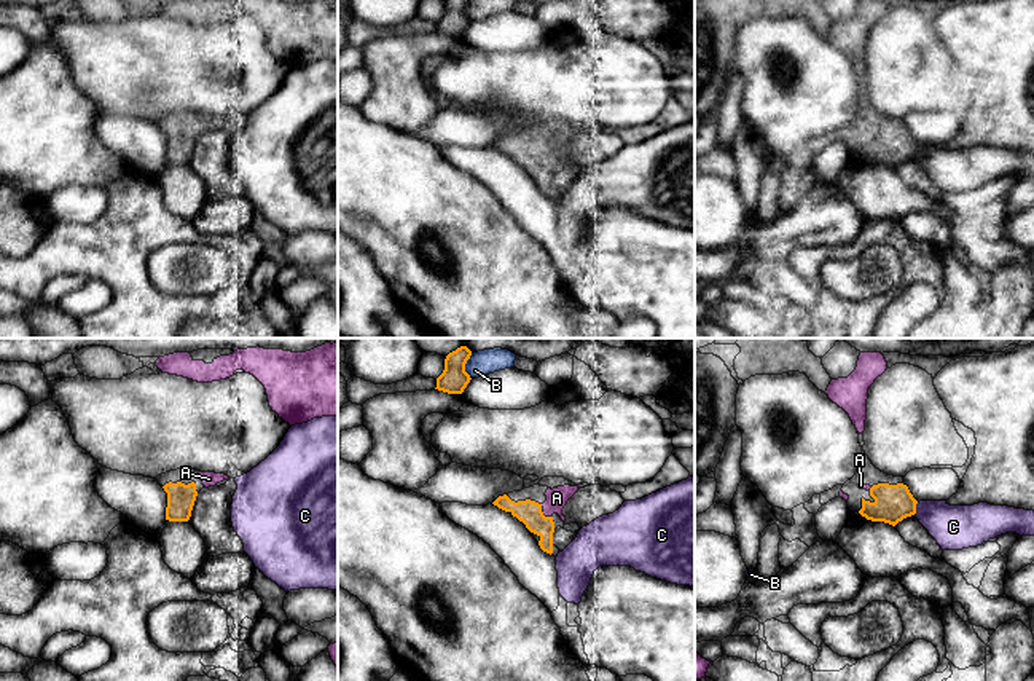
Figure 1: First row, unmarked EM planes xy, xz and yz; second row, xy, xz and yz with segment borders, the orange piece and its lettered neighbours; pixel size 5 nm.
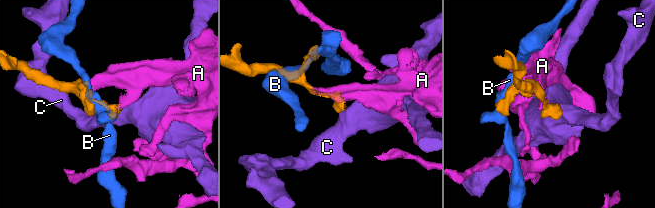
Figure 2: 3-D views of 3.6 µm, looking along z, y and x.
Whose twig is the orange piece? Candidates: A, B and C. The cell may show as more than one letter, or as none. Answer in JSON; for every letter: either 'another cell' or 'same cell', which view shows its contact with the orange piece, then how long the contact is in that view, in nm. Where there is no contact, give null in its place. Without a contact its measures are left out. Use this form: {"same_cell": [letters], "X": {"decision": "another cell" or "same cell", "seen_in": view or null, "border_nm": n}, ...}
{"same_cell": ["A"], "A": {"decision": "same cell", "seen_in": "xz", "border_nm": 60}, "B": {"decision": "another cell", "seen_in": "xz", "border_nm": 110}, "C": {"decision": "another cell", "seen_in": "yz", "border_nm": 70}}

